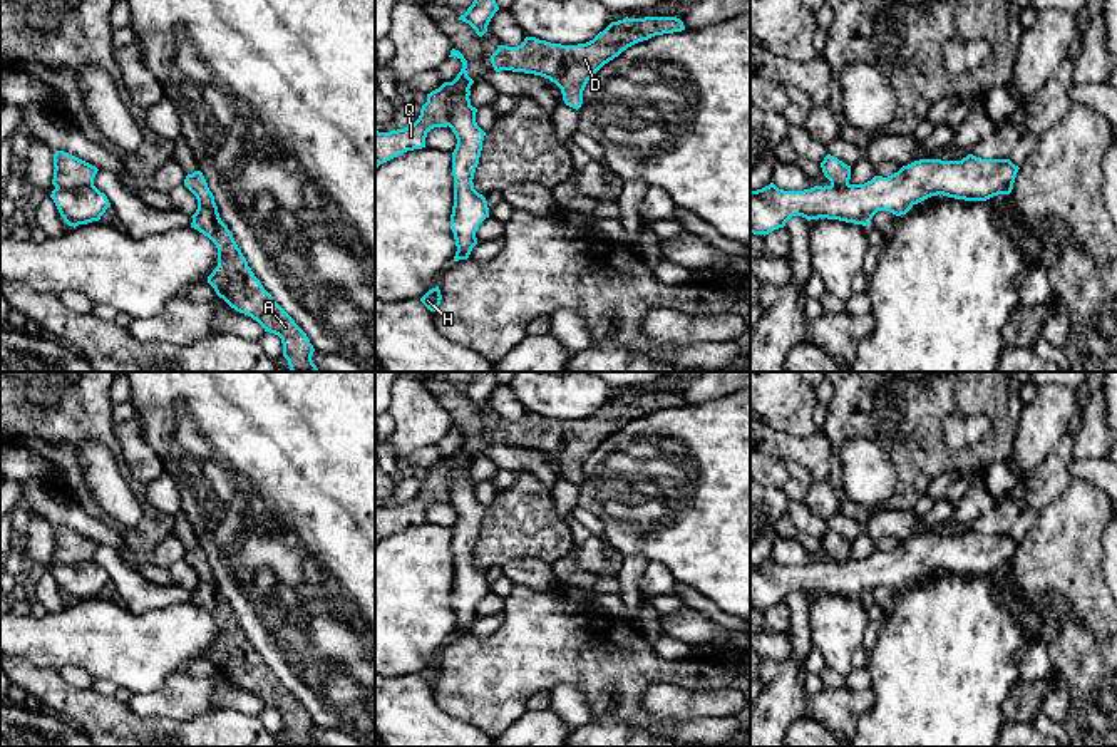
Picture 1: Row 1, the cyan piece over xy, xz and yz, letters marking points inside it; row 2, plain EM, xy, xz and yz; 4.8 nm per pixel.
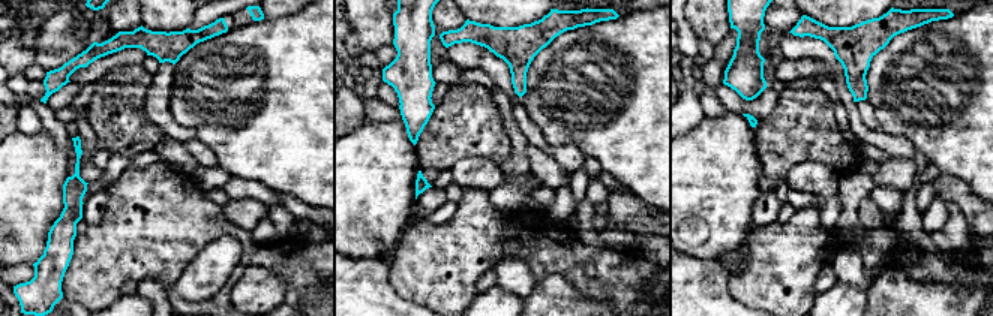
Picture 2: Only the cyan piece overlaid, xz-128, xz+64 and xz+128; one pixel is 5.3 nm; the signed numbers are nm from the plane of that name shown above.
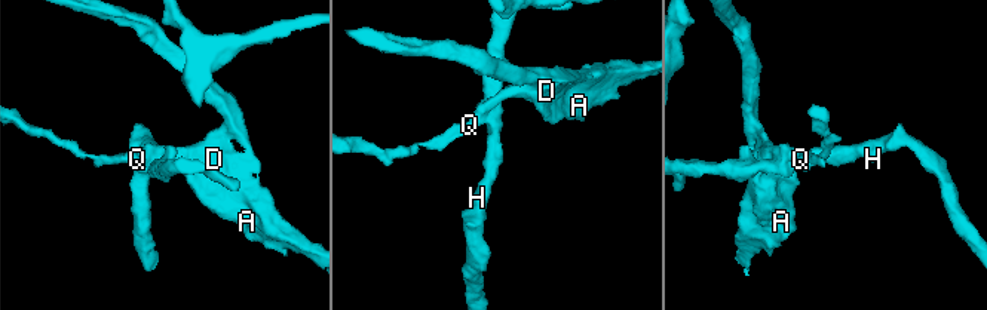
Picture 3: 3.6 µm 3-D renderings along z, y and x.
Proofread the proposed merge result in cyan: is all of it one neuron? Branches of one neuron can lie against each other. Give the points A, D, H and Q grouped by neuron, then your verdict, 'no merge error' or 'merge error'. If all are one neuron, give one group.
A D Q / H | merge error

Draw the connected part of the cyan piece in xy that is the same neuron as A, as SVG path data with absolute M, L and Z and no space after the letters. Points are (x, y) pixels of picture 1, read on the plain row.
M201 546L188 549L184 561L196 571L198 585L191 603L208 611L218 623L218 641L208 652L216 670L231 683L256 695L265 707L281 714L283 732L291 747L320 747L311 735L315 727L306 708L273 675L248 641L233 608L221 596L214 571Z

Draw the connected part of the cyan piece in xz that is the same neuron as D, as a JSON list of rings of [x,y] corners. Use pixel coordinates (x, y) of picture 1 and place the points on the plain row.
[[[677,392],[623,394],[611,397],[593,415],[561,420],[526,412],[517,422],[499,420],[491,430],[496,447],[512,446],[541,451],[554,457],[566,481],[579,484],[588,456],[628,422],[655,410],[685,405]]]

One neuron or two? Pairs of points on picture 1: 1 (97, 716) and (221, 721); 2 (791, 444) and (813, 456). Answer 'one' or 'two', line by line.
1: one
2: one

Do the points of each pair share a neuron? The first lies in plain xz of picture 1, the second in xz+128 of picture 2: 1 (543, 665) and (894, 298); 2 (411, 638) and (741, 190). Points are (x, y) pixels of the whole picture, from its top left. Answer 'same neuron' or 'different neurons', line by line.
1: different neurons
2: same neuron

